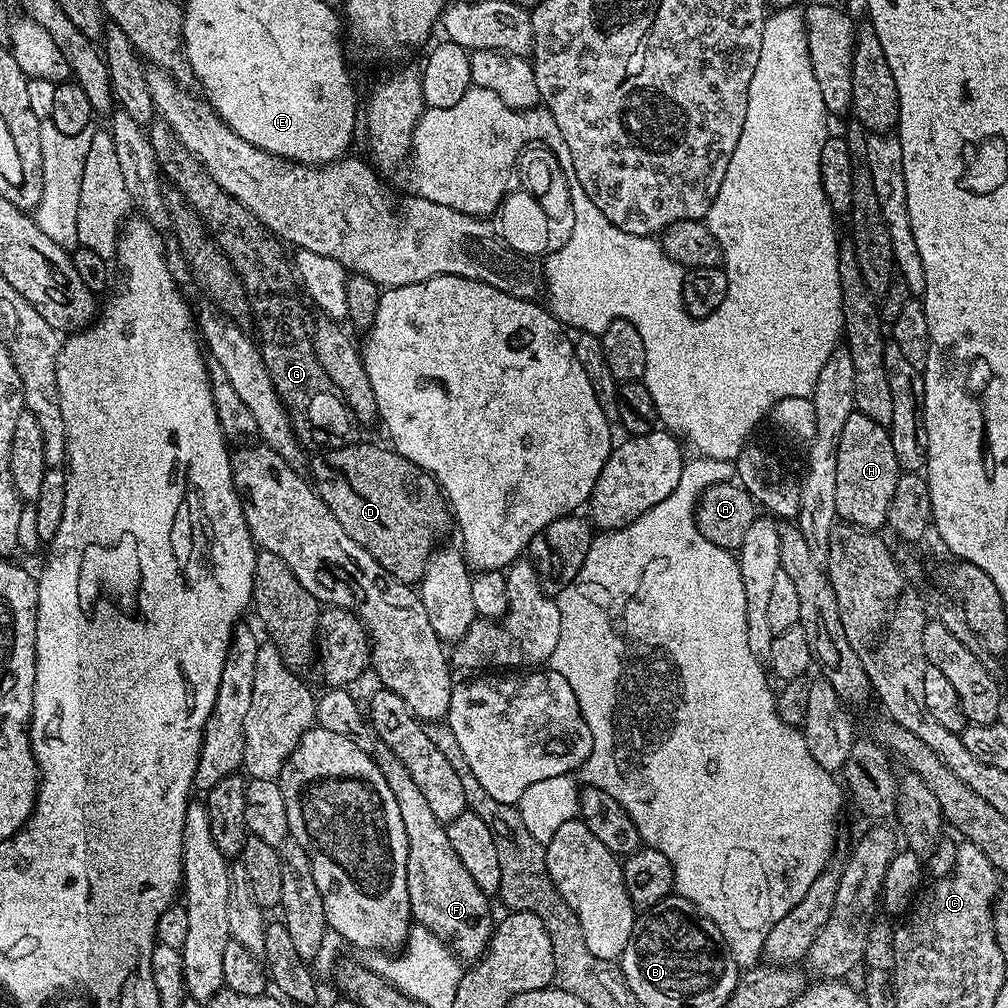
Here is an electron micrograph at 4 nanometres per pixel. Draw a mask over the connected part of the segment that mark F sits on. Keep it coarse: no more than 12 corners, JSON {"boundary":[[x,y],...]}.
{"boundary":[[402,758],[376,765],[406,826],[412,919],[475,962],[489,893],[450,846]]}

